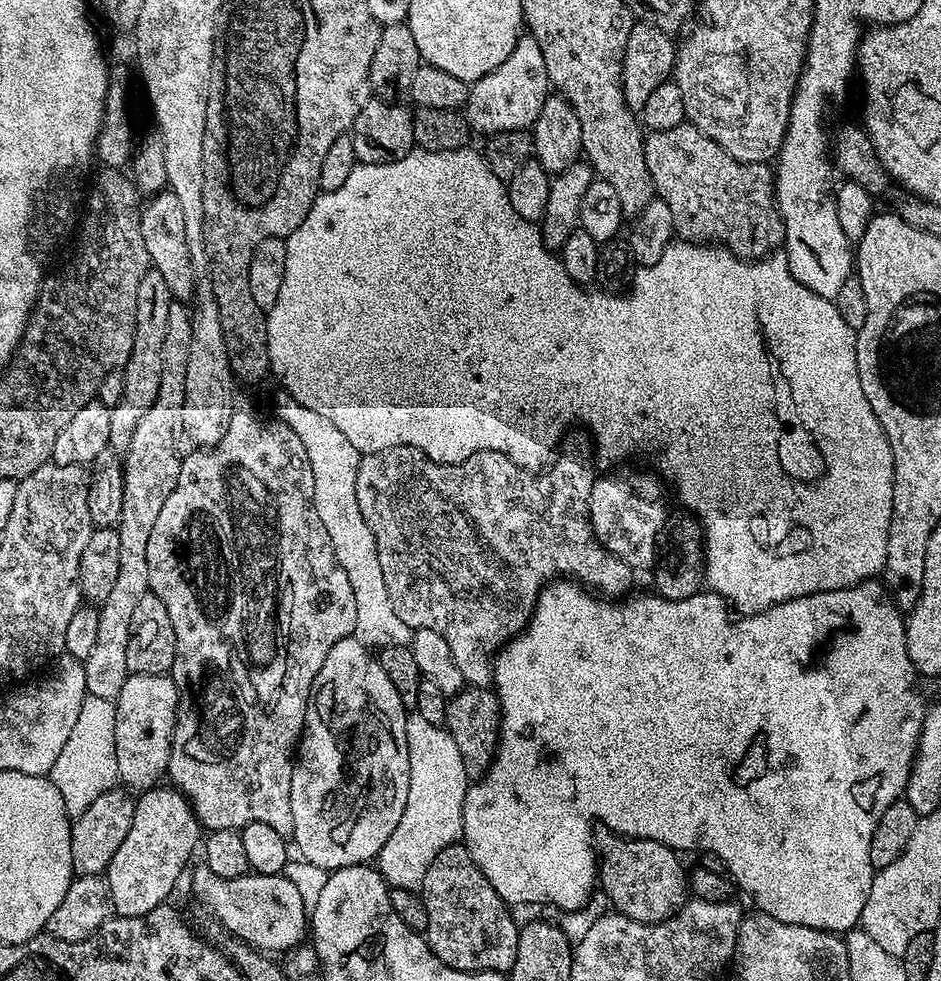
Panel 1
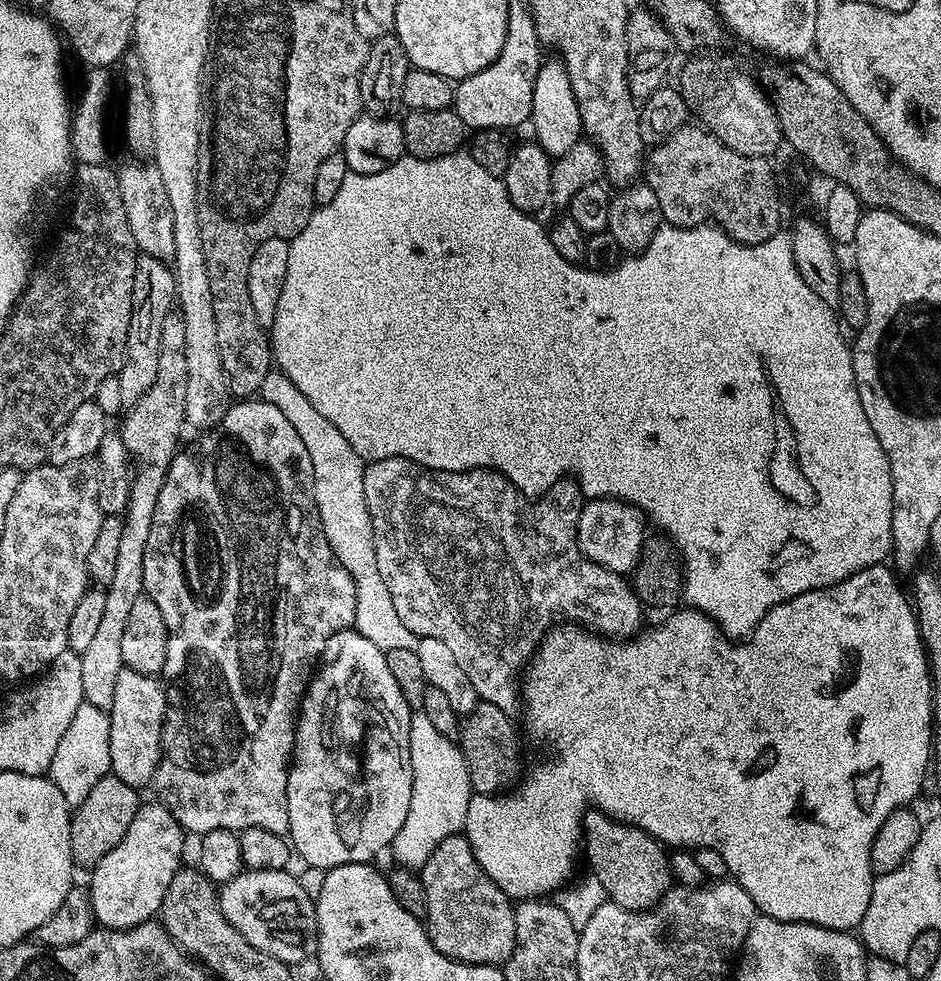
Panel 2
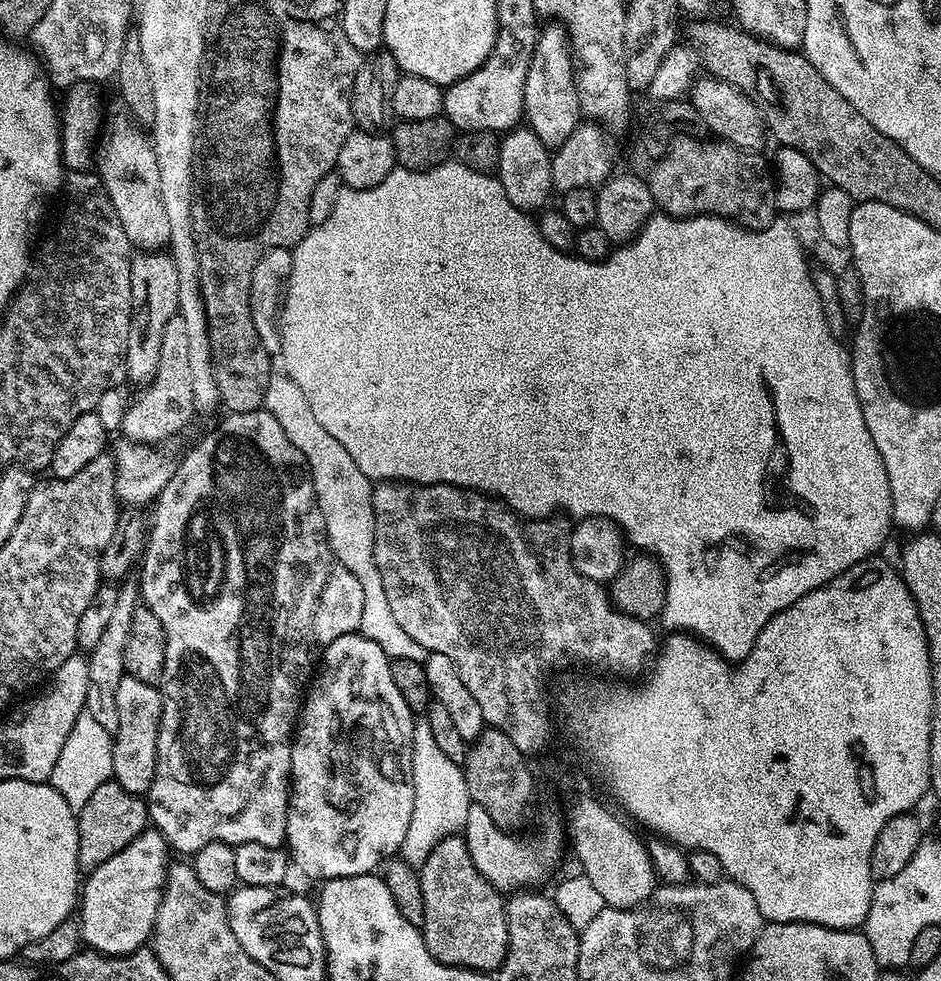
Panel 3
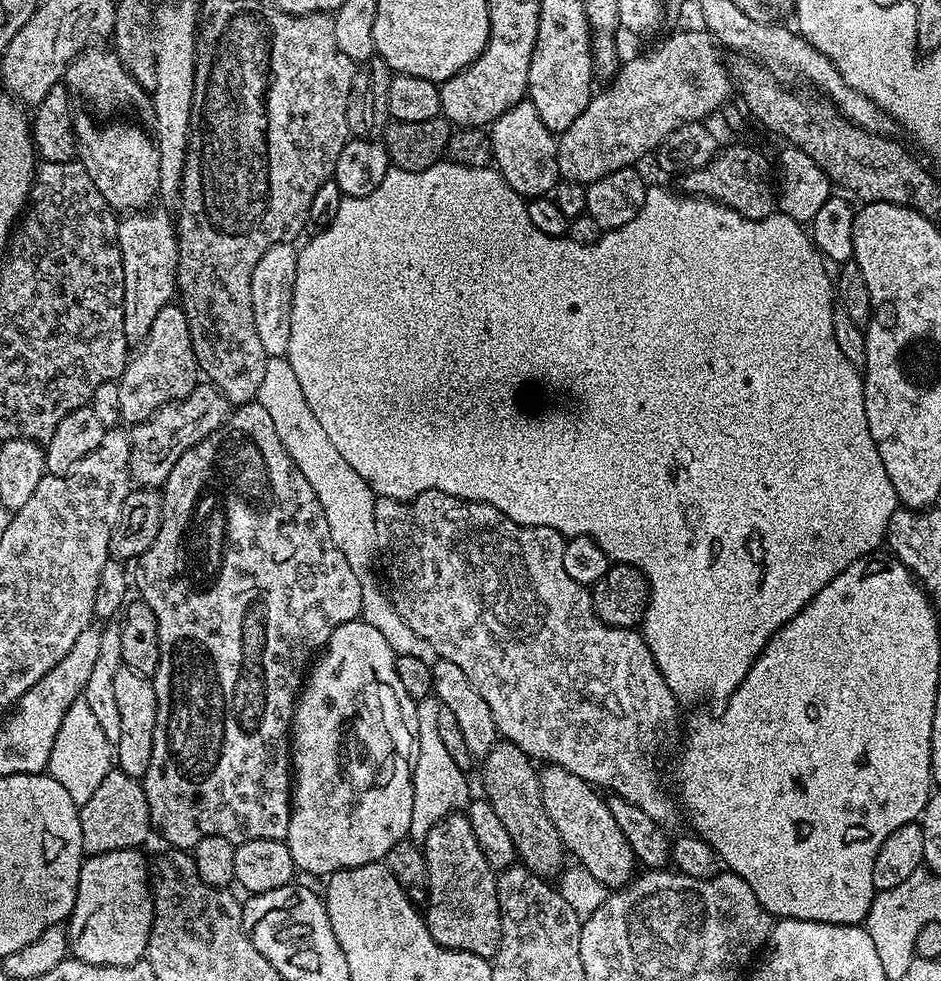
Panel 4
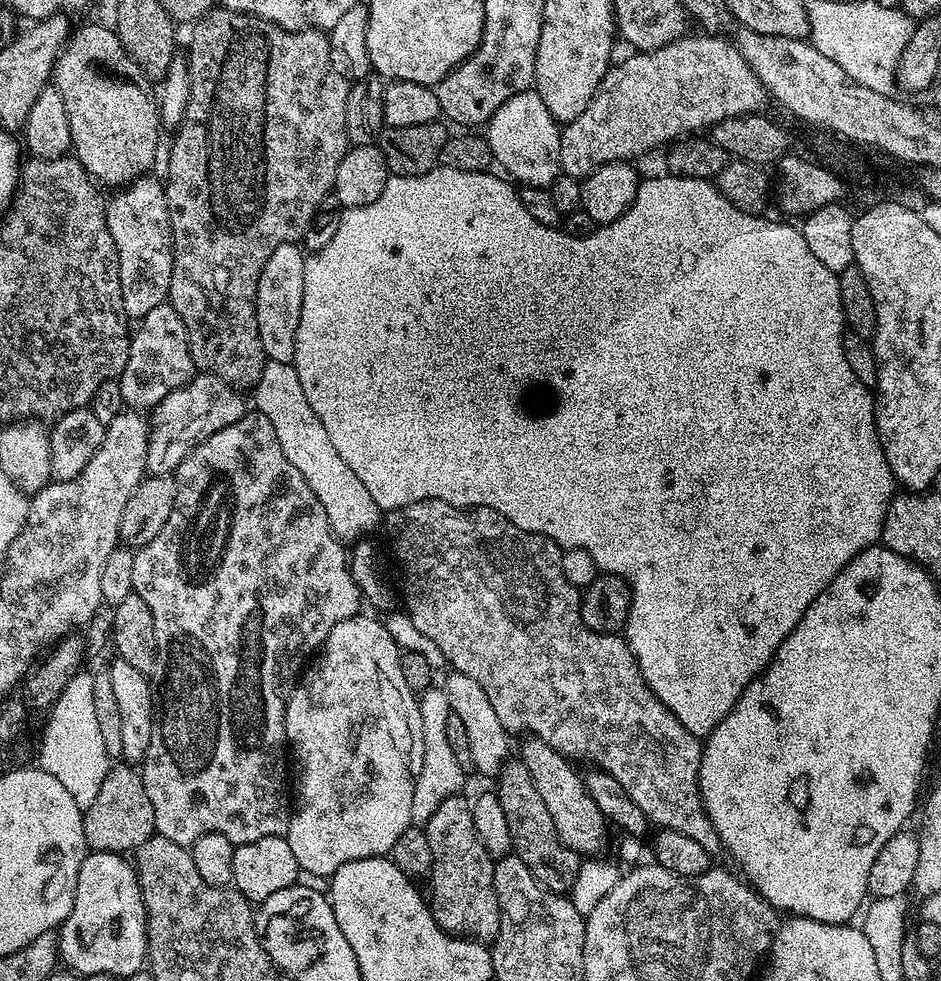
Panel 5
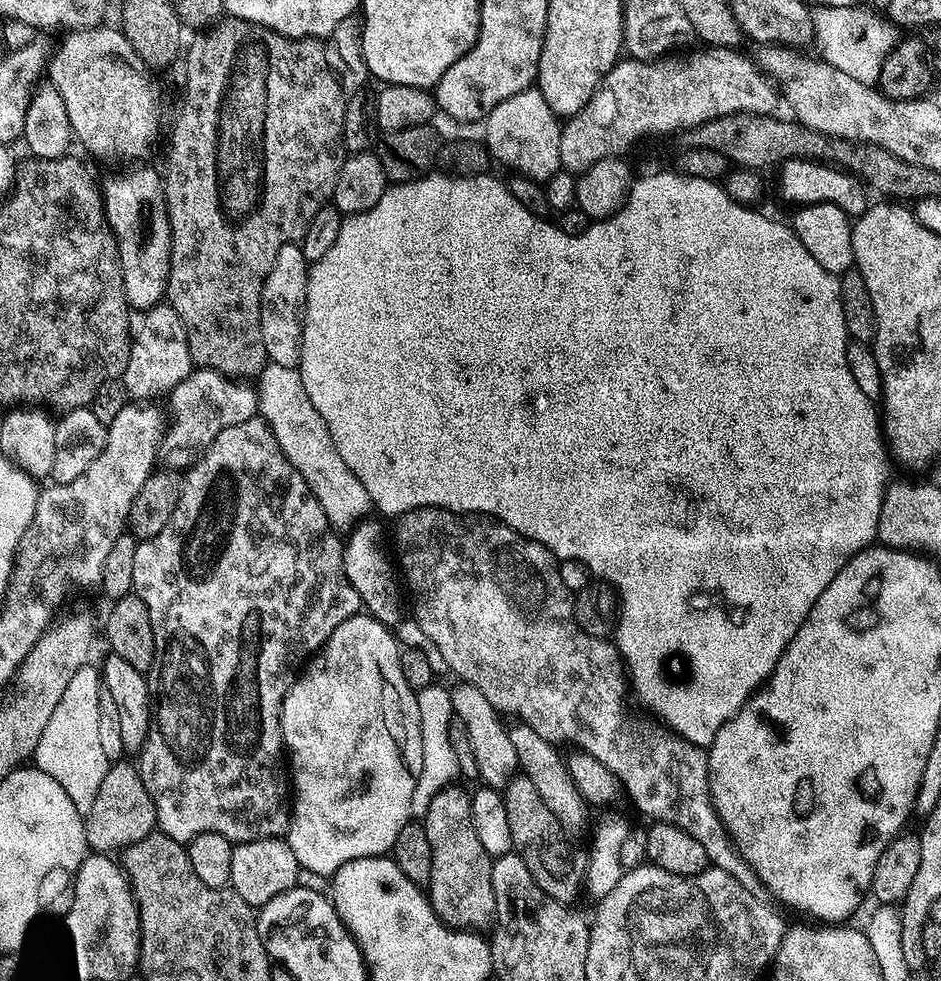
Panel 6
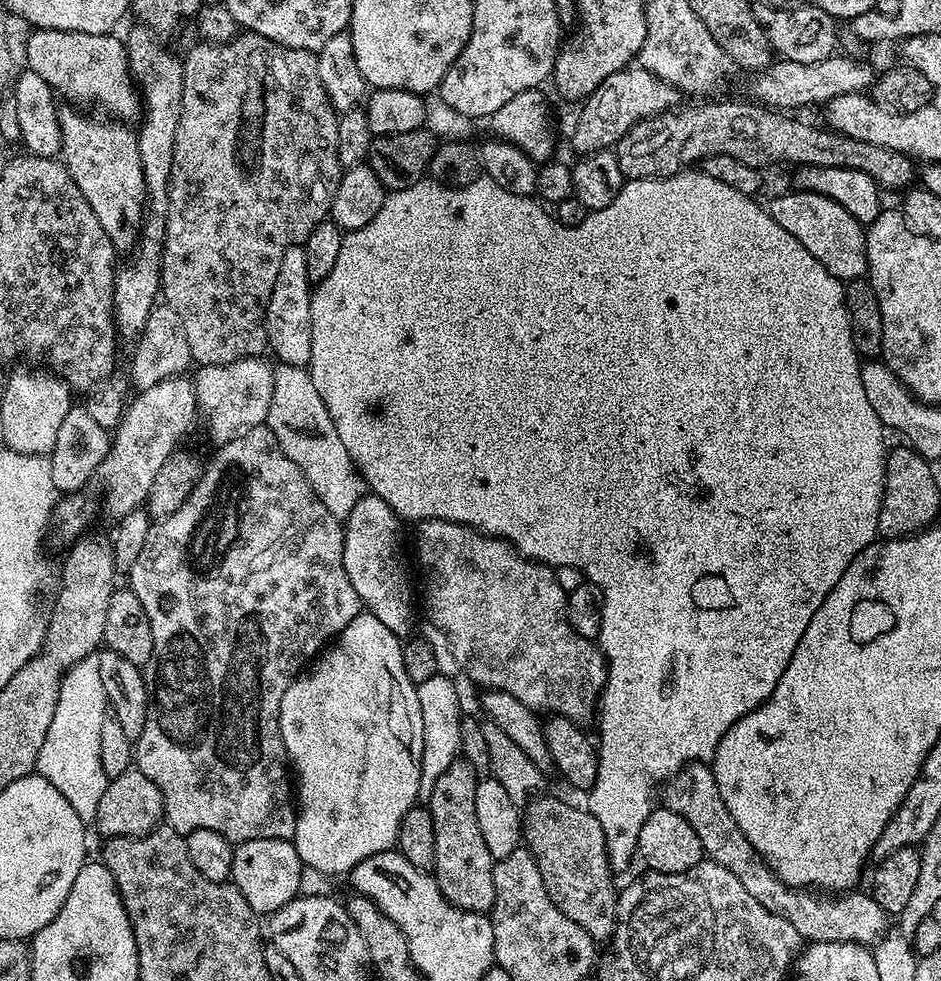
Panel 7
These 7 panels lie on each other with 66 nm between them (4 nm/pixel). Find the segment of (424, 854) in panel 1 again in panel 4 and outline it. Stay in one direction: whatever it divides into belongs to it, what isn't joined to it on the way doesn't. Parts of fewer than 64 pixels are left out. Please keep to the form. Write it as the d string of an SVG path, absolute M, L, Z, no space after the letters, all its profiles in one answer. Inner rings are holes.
M431 695L416 701L416 743L414 745L414 763L412 765L412 785L414 786L414 814L410 818L408 836L420 842L439 820L453 815L468 800L469 777L450 758L442 737L438 734L438 714L441 703Z

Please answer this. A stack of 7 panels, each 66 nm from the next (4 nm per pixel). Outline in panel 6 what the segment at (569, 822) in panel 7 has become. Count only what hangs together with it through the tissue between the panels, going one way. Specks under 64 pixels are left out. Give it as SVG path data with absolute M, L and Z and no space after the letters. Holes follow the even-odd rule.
M520 774L503 789L504 820L508 823L506 836L517 856L526 862L534 882L542 886L544 893L557 900L559 904L575 905L575 900L585 891L588 879L589 853L576 848L574 841L568 837L569 829L554 815L550 806L542 802L542 794L534 790L534 782Z

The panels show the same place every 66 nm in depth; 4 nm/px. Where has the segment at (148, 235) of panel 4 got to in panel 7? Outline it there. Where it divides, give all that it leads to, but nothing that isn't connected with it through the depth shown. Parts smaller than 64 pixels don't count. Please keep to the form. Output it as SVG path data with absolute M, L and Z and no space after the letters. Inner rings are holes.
M64 106L59 111L62 163L78 190L82 190L86 202L90 202L90 210L98 214L98 222L102 222L102 230L106 230L114 247L124 250L135 242L140 223L146 217L146 185L137 133L133 129L131 132L125 123L108 118L91 120L76 106Z

